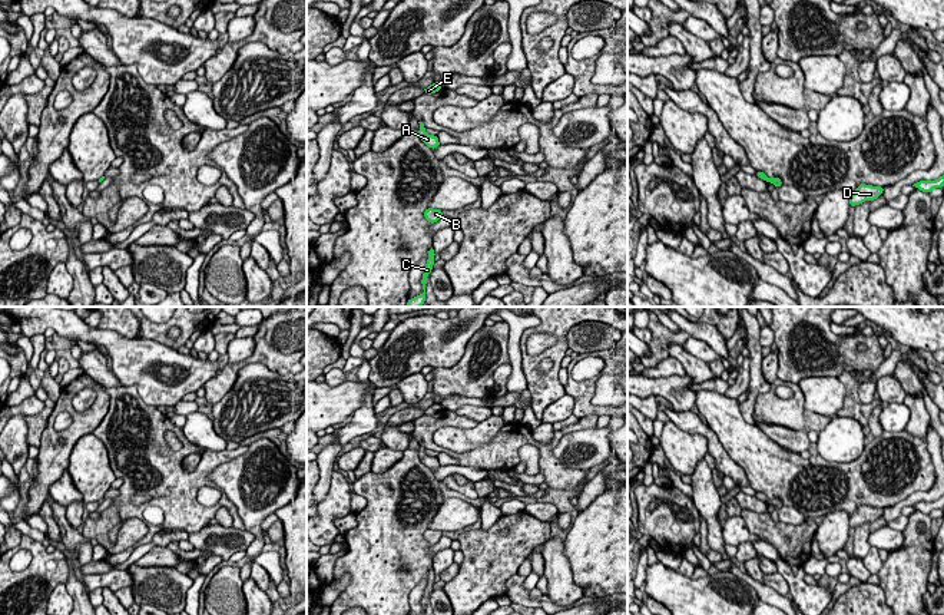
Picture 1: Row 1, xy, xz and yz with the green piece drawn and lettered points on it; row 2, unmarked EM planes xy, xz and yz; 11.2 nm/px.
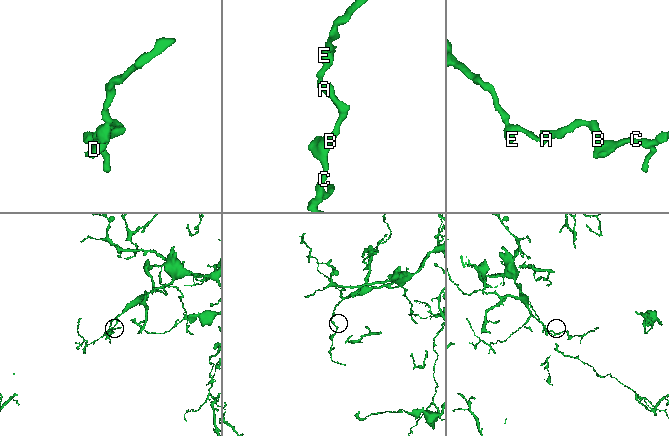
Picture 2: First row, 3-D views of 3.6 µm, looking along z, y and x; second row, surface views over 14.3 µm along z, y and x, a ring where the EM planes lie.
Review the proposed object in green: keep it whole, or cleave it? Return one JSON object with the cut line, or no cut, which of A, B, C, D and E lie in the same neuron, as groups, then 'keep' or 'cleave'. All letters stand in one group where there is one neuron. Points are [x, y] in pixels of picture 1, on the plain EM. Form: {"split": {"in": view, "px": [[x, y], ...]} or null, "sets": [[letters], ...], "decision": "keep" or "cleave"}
{"split": null, "sets": [["A", "B", "C", "D", "E"]], "decision": "keep"}

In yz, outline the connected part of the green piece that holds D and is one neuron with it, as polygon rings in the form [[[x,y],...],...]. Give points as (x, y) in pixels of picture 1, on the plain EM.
[[[859,505],[858,509],[854,512],[854,515],[849,518],[849,526],[857,528],[865,522],[872,523],[880,516],[882,516],[884,507],[872,507]]]

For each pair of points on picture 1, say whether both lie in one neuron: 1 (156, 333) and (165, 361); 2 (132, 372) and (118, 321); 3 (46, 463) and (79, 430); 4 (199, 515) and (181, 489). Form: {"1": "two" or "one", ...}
{"1": "two", "2": "two", "3": "one", "4": "one"}

